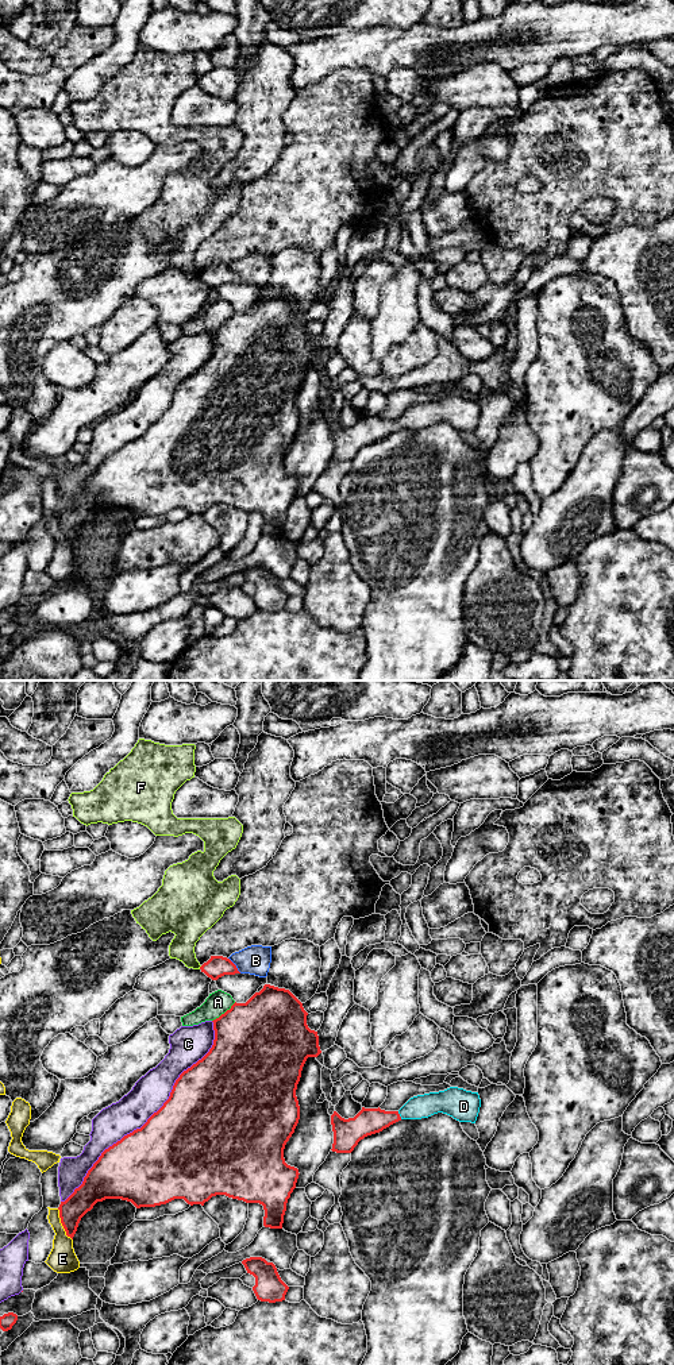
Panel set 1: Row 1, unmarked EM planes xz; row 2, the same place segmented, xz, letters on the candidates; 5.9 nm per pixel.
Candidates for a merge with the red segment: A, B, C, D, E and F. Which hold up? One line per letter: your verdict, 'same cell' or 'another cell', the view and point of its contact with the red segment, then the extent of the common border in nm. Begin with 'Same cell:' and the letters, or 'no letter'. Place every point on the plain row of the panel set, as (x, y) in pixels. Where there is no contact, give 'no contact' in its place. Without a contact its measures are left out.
Same cell: D
A: another cell; contact xz (224, 322); length 180 nm
B: another cell; contact xz (235, 274); length 120 nm
C: another cell; contact xz (150, 425); length 1400 nm
D: same cell; contact xz (399, 424); length 50 nm
E: another cell; contact xz (62, 533); length 220 nm
F: another cell; contact xz (200, 276); length 30 nm

